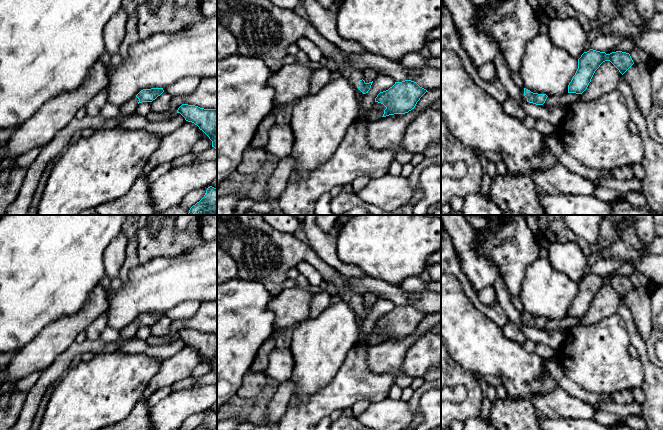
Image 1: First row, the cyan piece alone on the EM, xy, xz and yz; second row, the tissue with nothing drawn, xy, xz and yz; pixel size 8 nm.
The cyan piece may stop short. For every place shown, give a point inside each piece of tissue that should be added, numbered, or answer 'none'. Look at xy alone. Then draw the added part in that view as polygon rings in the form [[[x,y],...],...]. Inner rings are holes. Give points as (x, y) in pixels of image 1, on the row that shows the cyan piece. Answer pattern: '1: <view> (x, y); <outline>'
1: xy (128, 108); [[[136,95],[130,101],[125,102],[119,107],[122,114],[129,116],[135,112],[135,107],[139,102],[139,99],[136,97]]]

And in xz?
1: xz (263, 30); [[[217,0],[217,24],[224,25],[237,40],[237,54],[245,57],[260,58],[265,65],[274,71],[283,65],[283,59],[287,55],[287,48],[299,38],[307,38],[312,41],[324,56],[332,59],[341,76],[357,86],[357,82],[363,79],[363,71],[356,70],[347,60],[347,55],[340,48],[325,39],[313,26],[313,24],[294,10],[285,9],[274,5],[269,0]]]

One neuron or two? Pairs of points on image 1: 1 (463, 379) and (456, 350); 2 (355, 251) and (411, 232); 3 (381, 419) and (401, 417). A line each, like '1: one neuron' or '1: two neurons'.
1: two neurons
2: one neuron
3: one neuron

